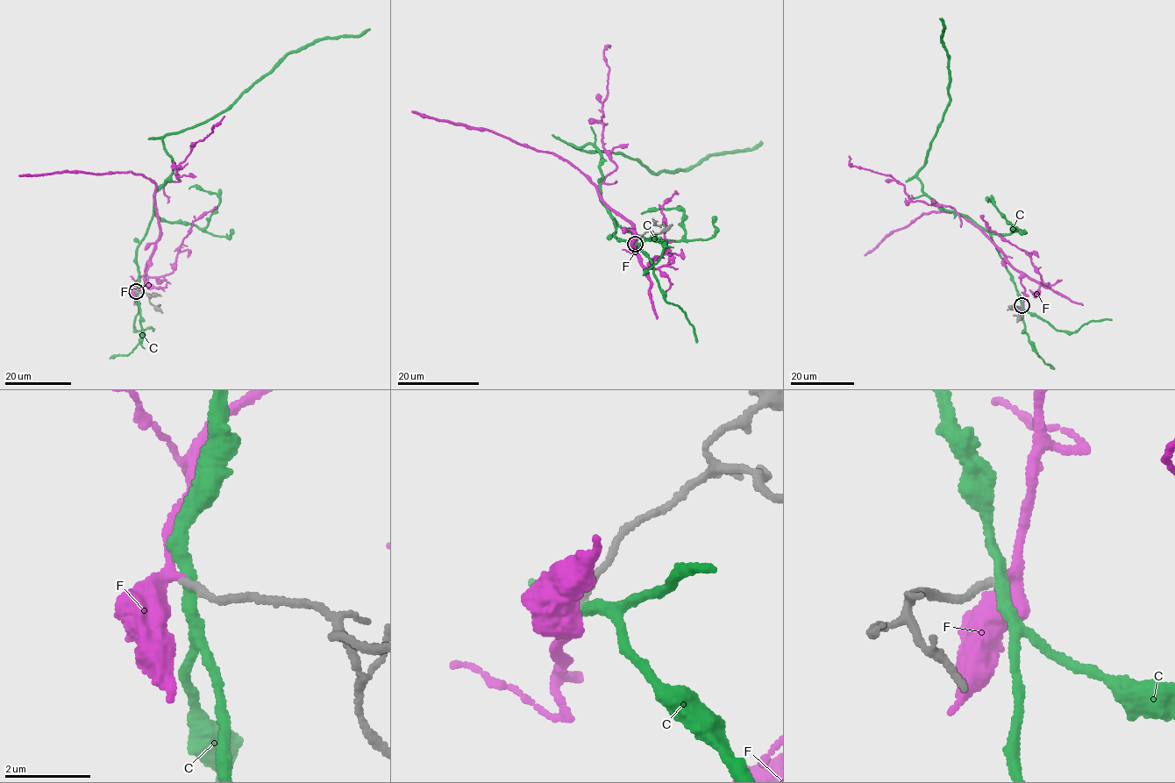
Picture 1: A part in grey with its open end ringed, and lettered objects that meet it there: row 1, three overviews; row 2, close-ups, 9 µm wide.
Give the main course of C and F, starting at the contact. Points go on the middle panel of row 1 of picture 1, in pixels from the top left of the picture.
C: (635, 244), (613, 233), (601, 197), (599, 151), (572, 144), (623, 153), (658, 174), (762, 142)
F: (634, 244), (635, 251), (638, 245), (629, 222), (572, 164), (488, 131), (412, 111)

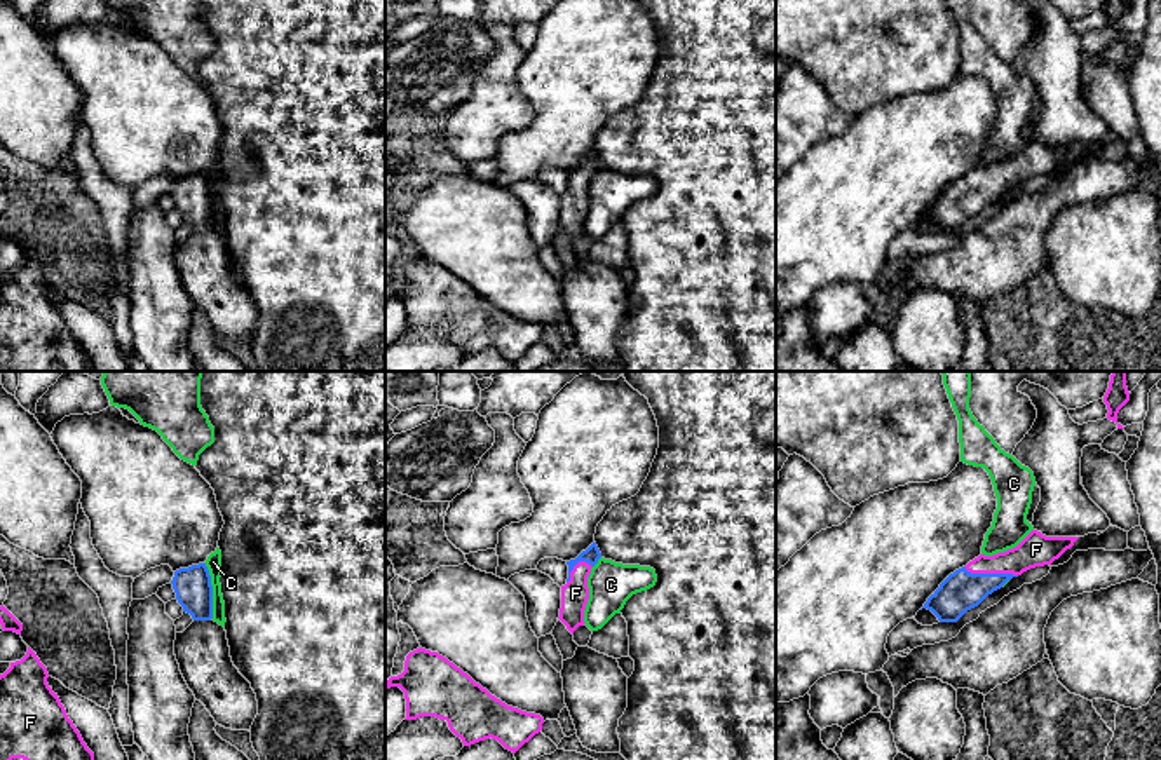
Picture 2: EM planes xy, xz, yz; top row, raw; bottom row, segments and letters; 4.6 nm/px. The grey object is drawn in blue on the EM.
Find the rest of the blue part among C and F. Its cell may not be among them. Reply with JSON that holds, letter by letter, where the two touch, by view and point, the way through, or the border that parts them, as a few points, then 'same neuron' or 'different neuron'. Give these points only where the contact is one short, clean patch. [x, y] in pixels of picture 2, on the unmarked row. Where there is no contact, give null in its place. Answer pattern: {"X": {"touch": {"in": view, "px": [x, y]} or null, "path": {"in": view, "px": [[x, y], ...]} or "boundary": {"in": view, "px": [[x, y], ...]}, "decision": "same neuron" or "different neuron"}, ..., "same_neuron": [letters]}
{"C": {"touch": {"in": "xy", "px": [211, 201]}, "boundary": {"in": "xy", "px": [[204, 173], [210, 183], [213, 227]]}, "decision": "different neuron"}, "F": {"touch": {"in": "yz", "px": [991, 183]}, "path": {"in": "yz", "px": [[961, 201], [982, 185], [991, 183], [1036, 159]]}, "decision": "same neuron"}, "same_neuron": ["F"]}

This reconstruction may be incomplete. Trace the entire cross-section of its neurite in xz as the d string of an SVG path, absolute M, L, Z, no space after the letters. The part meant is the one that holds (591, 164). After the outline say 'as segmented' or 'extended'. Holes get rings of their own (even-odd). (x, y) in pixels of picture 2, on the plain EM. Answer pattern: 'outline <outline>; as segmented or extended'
outline M593 152L575 169L567 171L568 188L567 193L561 195L561 218L558 228L572 244L579 235L586 234L584 220L589 209L587 187L600 167L601 162L596 152Z; extended

